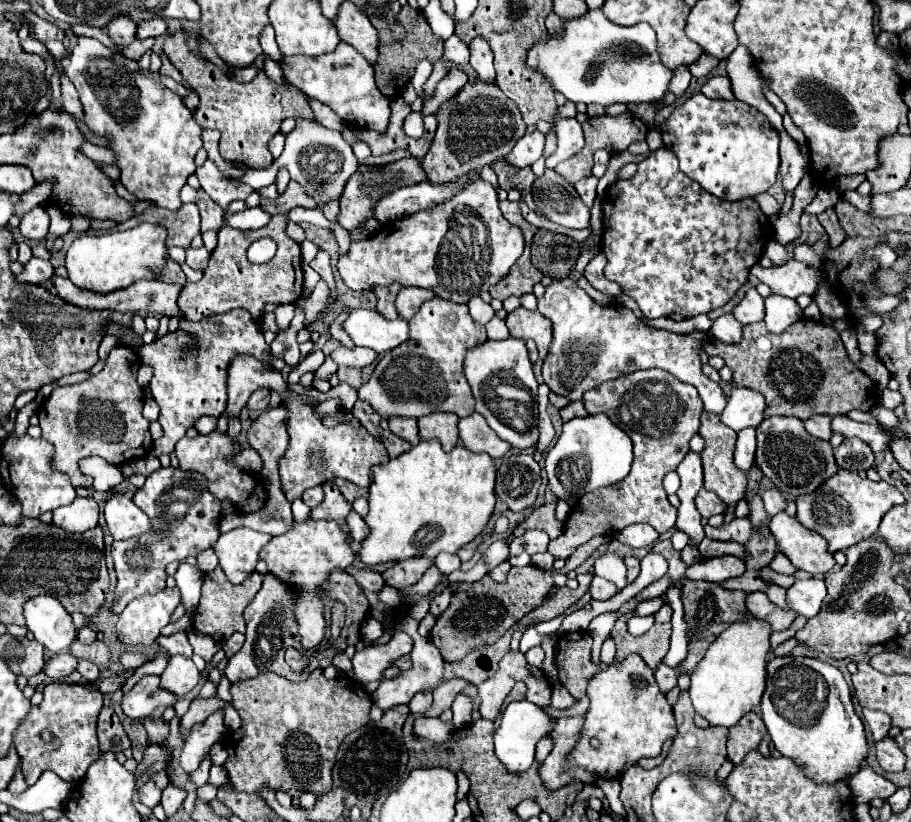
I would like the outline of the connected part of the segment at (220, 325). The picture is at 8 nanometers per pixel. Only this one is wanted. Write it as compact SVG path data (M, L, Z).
M231 310L225 314L217 314L217 316L209 316L205 320L199 322L189 322L189 320L181 320L179 328L175 332L167 332L163 338L157 338L151 344L141 346L139 356L141 362L153 368L153 378L149 382L149 390L153 400L159 404L161 414L159 414L159 424L163 426L163 436L159 440L153 442L153 456L161 456L161 454L169 454L175 450L175 444L185 436L185 430L195 426L195 422L201 416L221 416L227 404L227 370L229 364L233 362L233 358L237 356L253 356L257 360L261 360L265 364L265 368L271 368L269 364L269 344L263 338L261 326L257 320L253 320L253 316L245 310Z

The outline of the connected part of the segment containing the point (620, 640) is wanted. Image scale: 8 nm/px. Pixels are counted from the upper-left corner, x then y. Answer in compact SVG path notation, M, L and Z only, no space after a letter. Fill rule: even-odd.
M625 616L617 620L615 624L615 644L617 644L617 656L615 660L621 662L629 654L639 654L649 668L657 668L657 664L665 658L669 650L669 638L671 638L671 624L653 624L653 628L641 636L631 636L627 632Z

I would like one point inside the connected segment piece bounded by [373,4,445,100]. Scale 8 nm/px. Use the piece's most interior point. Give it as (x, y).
(394, 68)

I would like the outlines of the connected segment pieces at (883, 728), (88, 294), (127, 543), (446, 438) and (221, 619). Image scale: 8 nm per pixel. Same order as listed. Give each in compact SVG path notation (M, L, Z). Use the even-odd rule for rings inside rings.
M863 710L863 718L867 720L873 740L883 740L891 728L889 724L889 716L885 716L885 712L877 712L877 710Z
M53 276L51 282L57 288L57 294L65 302L75 304L75 306L85 308L85 310L115 310L115 312L139 312L139 310L145 310L149 314L159 314L159 316L177 316L179 314L179 308L177 308L177 296L179 296L179 290L181 290L179 284L165 284L161 280L147 280L147 282L141 280L141 282L131 284L129 288L123 288L123 290L115 290L115 292L109 292L109 294L97 294L97 292L91 292L91 290L77 288L67 278Z
M159 468L151 476L147 476L145 484L137 490L133 502L147 510L147 516L153 524L173 524L173 532L165 536L165 540L149 540L149 536L113 542L113 560L117 568L117 588L115 588L115 604L113 612L121 612L125 604L143 594L153 594L165 588L165 568L173 560L185 560L187 556L197 556L201 550L211 548L219 538L217 518L221 510L221 502L209 492L207 478L181 468Z
M447 412L427 414L427 416L419 418L419 436L421 436L421 440L437 438L445 450L451 450L459 442L457 422L459 422L459 418L455 414L447 414Z
M217 566L215 570L207 572L203 576L203 592L201 598L193 614L193 628L201 634L209 634L213 640L223 642L227 640L231 634L235 632L245 632L245 620L243 620L243 610L245 606L253 600L253 596L259 592L263 582L263 576L259 572L253 572L245 582L241 584L231 584L223 570Z

